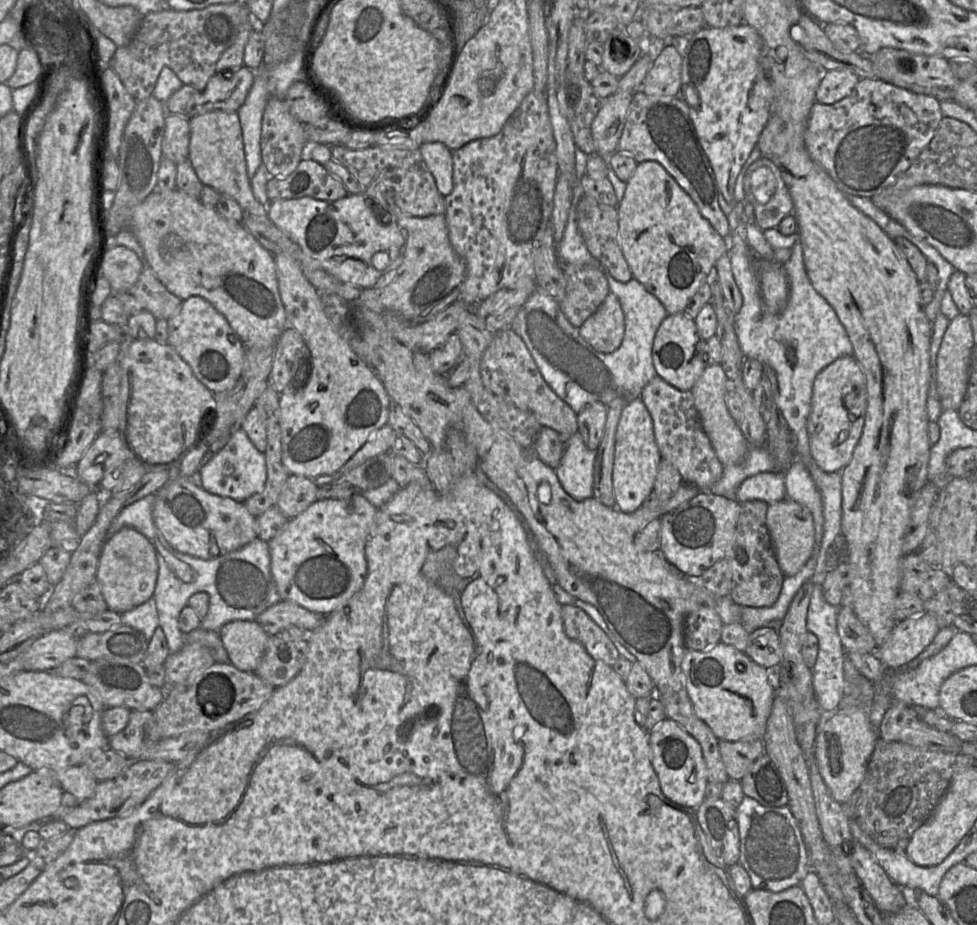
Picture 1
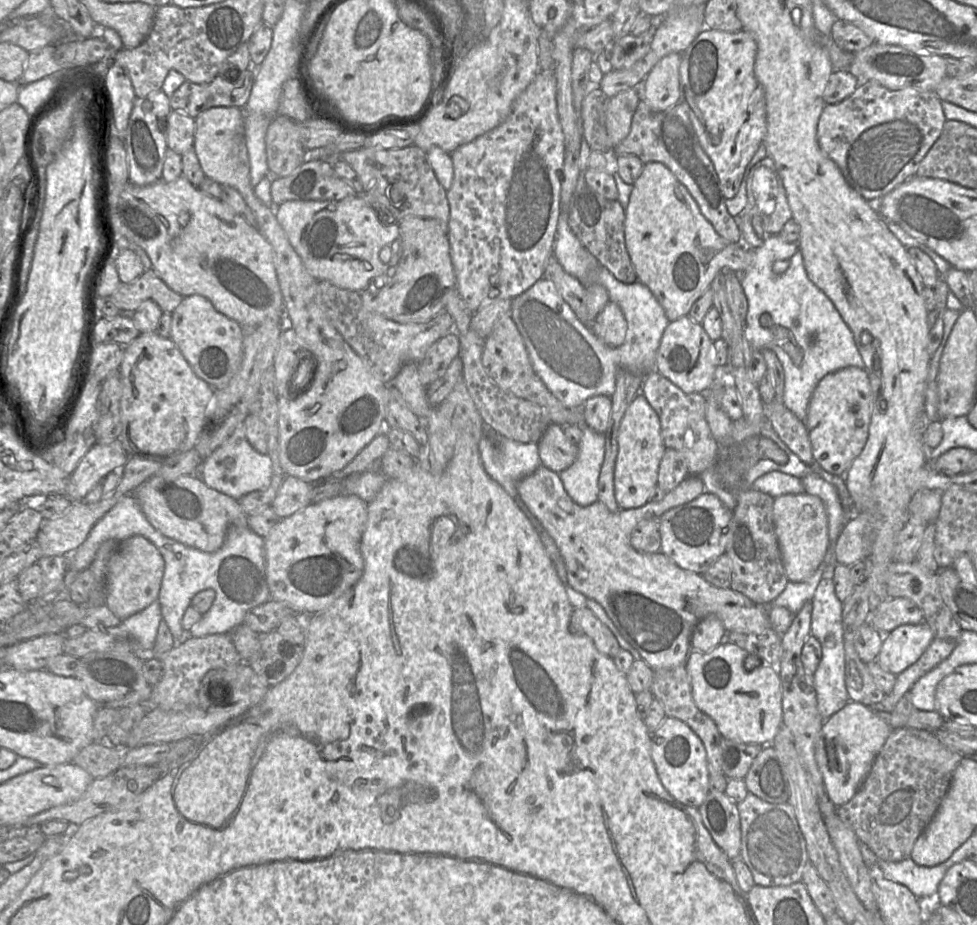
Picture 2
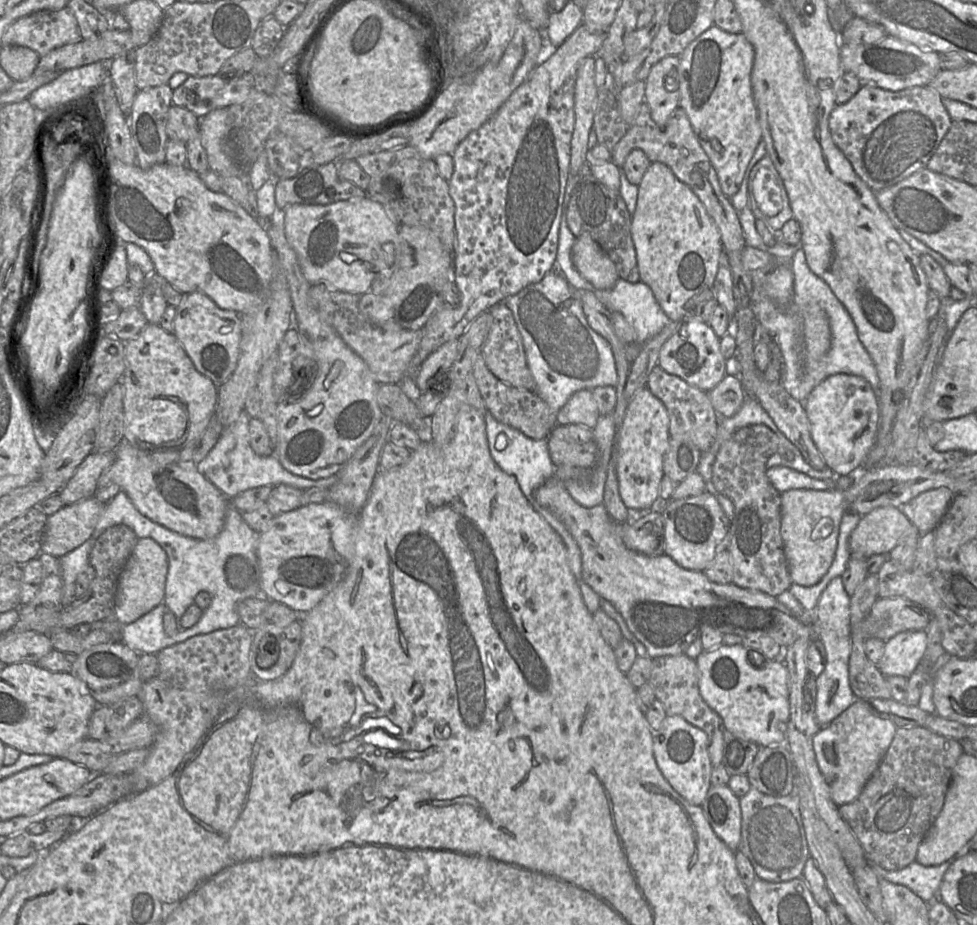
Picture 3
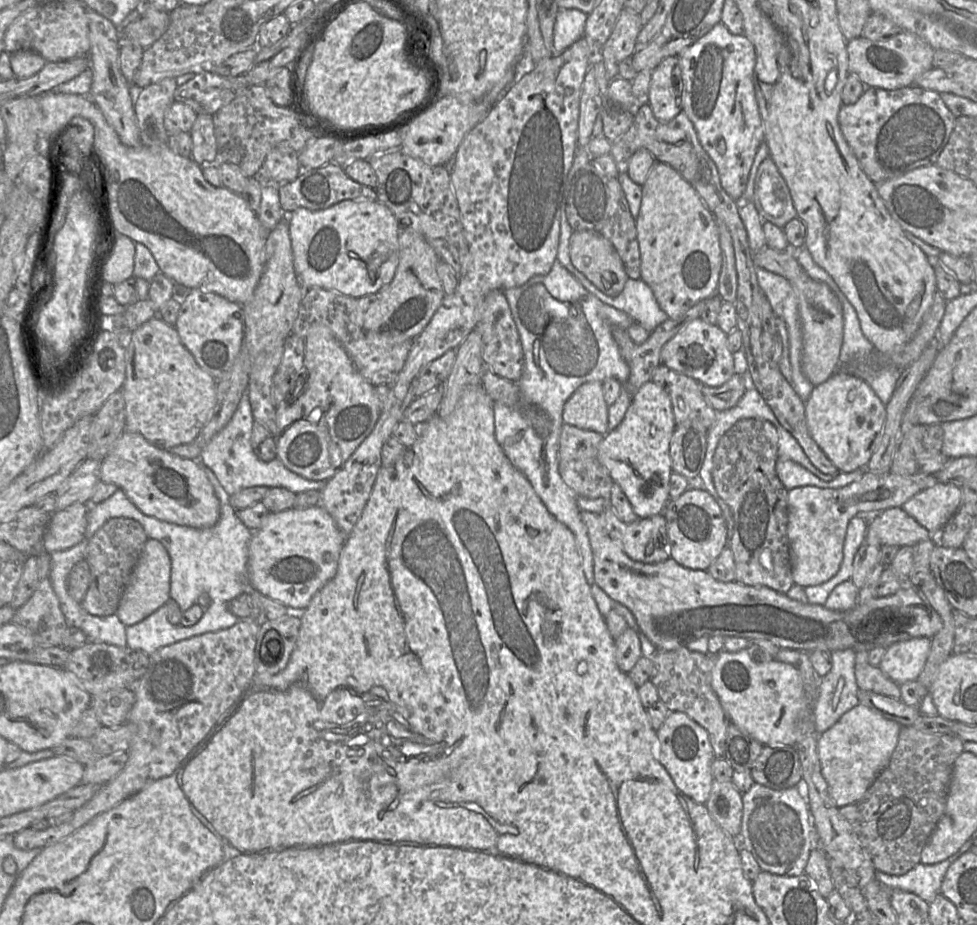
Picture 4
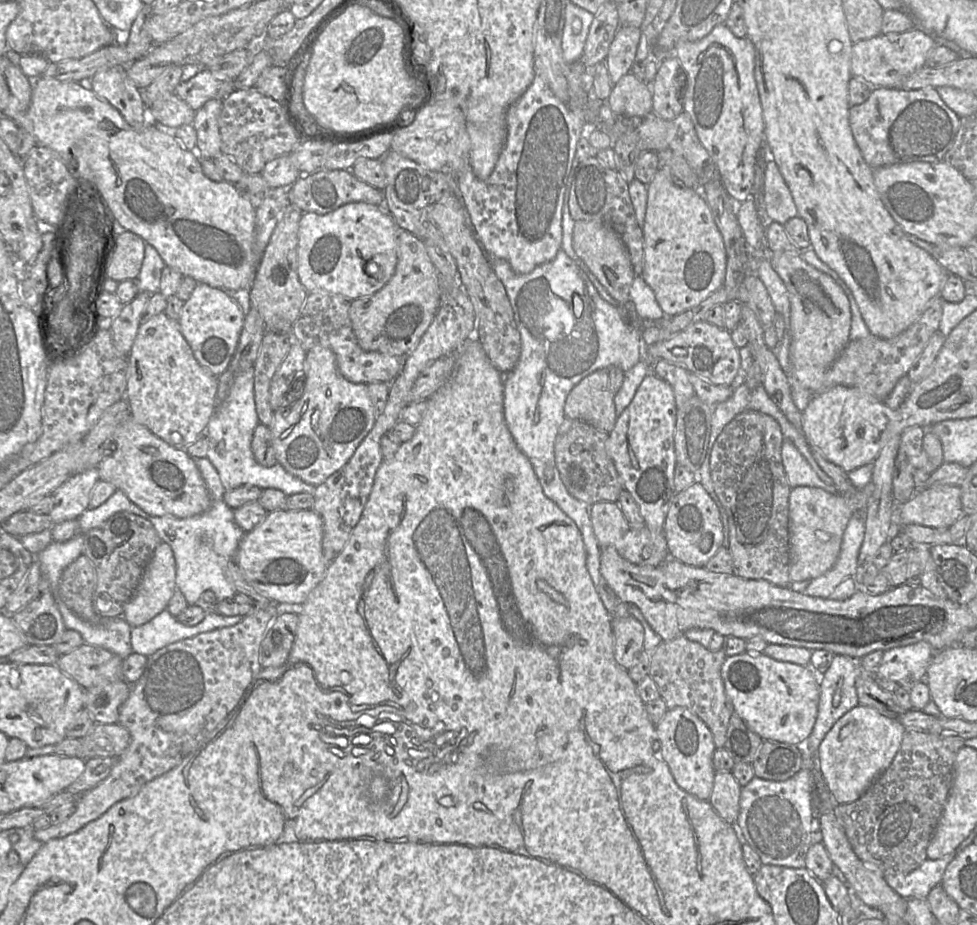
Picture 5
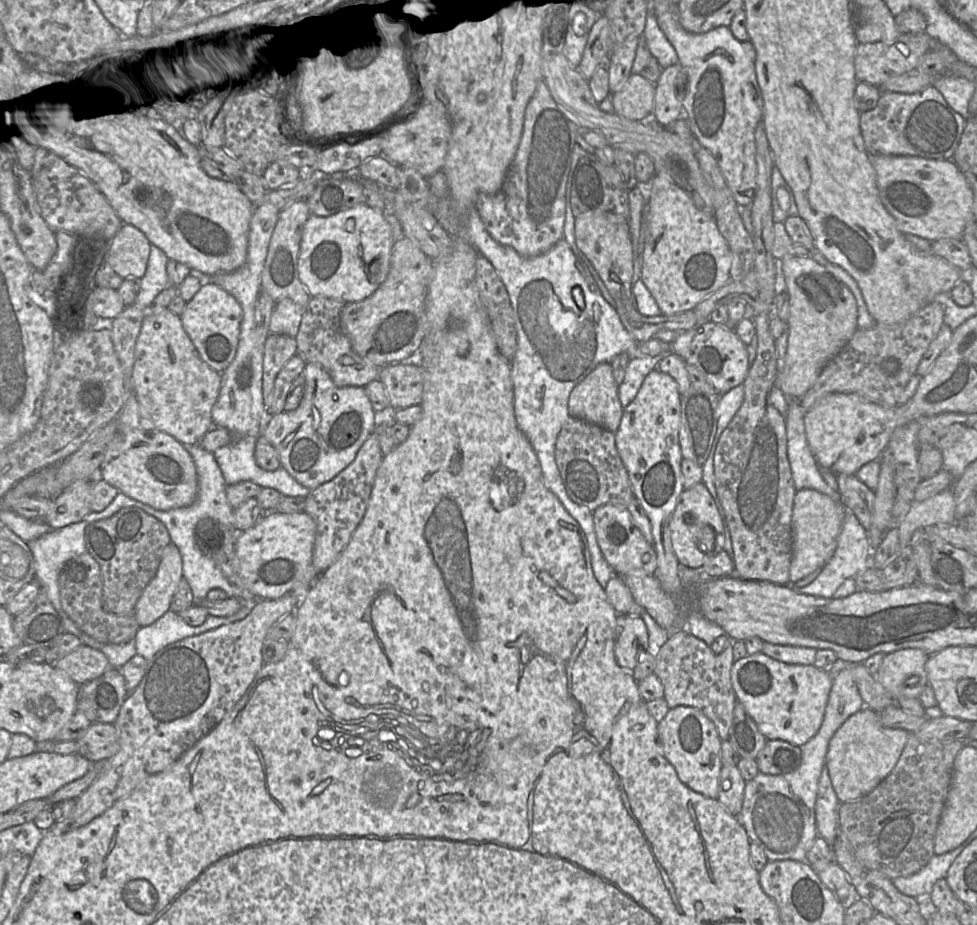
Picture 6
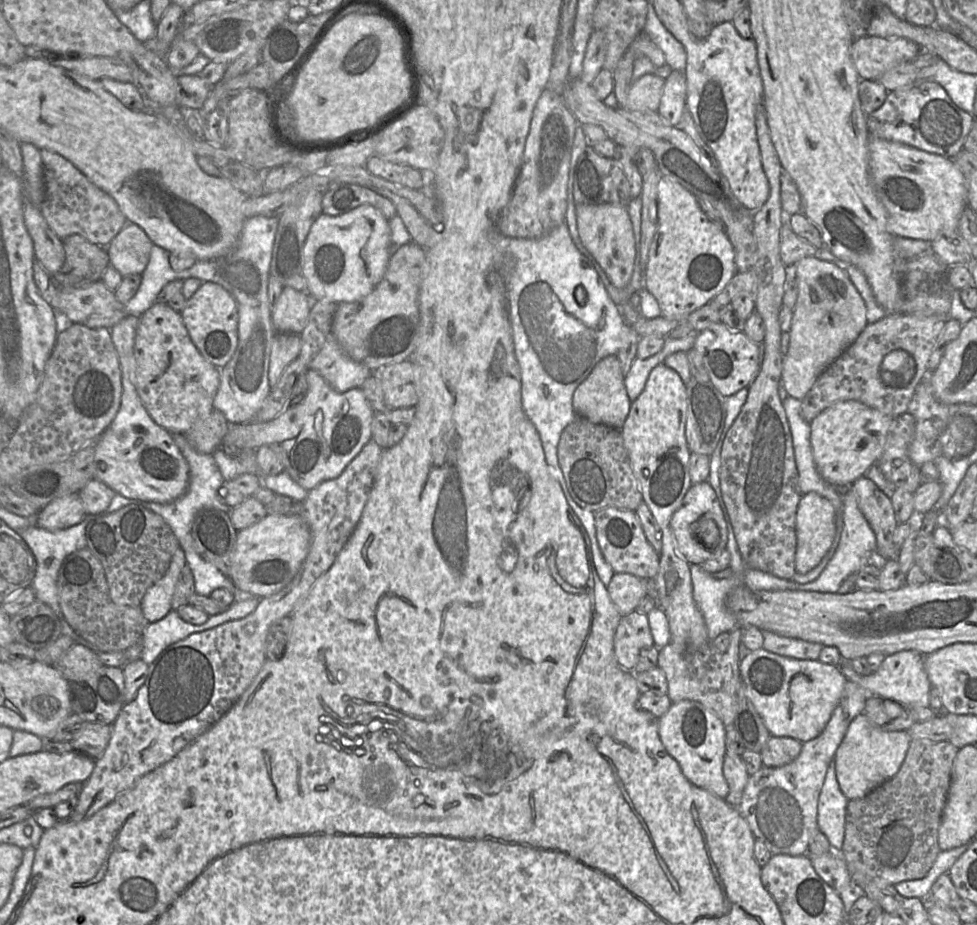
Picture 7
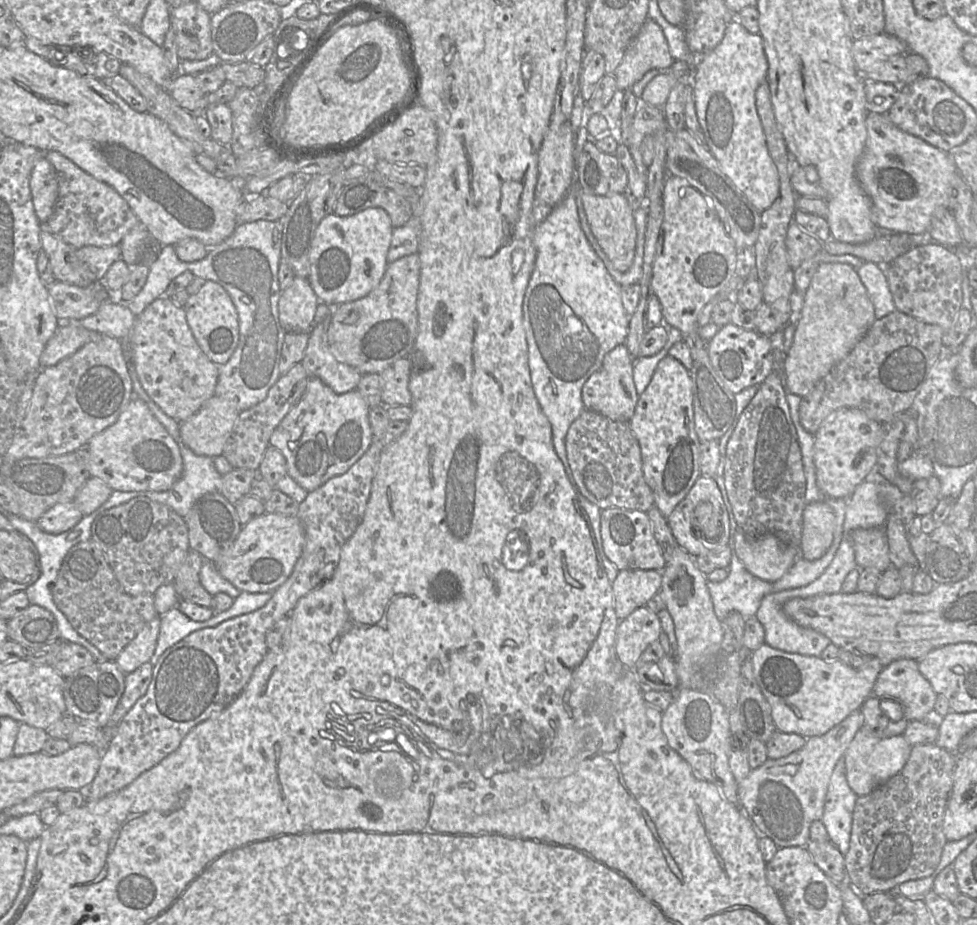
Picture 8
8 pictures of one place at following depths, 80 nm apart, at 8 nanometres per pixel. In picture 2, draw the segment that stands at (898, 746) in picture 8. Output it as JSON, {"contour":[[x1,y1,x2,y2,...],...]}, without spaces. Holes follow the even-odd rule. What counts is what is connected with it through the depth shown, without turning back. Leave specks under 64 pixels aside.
{"contour":[[849,702,823,725,815,742,815,760,827,796,835,807,856,794,892,730,888,722,858,702]]}

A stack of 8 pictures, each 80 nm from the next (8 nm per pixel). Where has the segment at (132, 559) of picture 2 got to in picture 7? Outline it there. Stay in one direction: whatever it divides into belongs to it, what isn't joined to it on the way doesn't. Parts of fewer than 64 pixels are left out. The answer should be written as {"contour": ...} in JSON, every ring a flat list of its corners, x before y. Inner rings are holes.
{"contour":[[178,548,165,575,145,593,140,608,149,623,163,619,172,610,171,602,175,586,185,565,184,552]]}

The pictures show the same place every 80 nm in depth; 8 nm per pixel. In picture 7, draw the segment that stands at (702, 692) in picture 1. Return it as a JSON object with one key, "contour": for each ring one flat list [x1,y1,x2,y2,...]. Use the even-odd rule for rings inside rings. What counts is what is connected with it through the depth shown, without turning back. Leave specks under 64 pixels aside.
{"contour":[[760,648,739,663,746,694,771,736,789,737,805,743,819,736,843,697,847,682,839,666,819,660,798,660]]}

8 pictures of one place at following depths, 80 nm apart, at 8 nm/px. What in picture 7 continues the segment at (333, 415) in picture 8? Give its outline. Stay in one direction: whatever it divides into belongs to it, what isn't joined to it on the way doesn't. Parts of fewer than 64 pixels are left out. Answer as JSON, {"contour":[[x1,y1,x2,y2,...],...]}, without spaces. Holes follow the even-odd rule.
{"contour":[[312,369,306,370,305,377,306,391,297,405,268,422,229,424,221,449,240,452,268,446,278,454,284,471,310,491,324,481,339,477,372,439,371,423,375,412,360,387,337,392]]}

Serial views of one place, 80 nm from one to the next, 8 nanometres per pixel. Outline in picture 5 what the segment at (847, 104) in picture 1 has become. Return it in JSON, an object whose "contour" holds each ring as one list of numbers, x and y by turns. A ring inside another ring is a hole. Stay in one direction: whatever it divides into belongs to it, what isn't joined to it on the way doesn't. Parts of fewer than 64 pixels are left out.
{"contour":[[872,88,869,98,849,108,855,142,871,169,910,162,943,160,960,127,960,117,941,99,936,88,917,90]]}

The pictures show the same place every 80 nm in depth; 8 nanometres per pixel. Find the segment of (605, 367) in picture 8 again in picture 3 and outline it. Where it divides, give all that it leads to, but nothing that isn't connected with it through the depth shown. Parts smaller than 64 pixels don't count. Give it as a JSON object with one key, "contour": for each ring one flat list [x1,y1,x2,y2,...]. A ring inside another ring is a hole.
{"contour":[[592,389,575,392,556,416,558,425,579,425,593,429,600,418]]}

